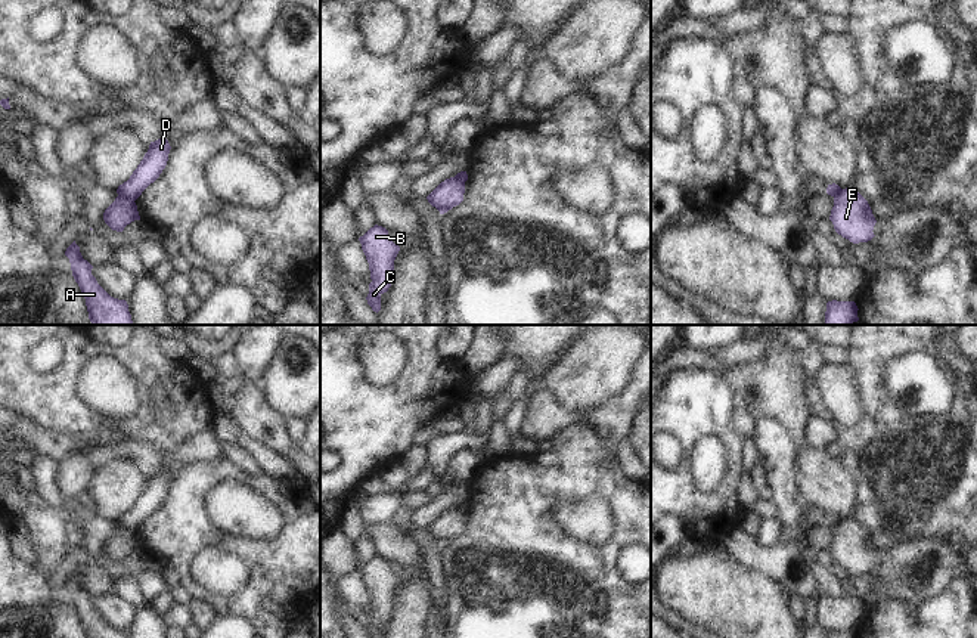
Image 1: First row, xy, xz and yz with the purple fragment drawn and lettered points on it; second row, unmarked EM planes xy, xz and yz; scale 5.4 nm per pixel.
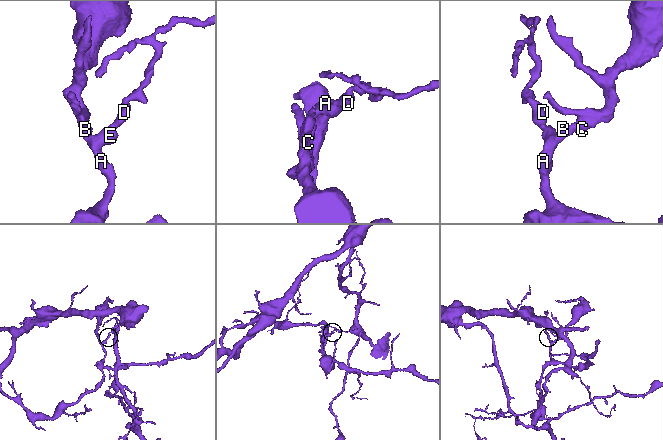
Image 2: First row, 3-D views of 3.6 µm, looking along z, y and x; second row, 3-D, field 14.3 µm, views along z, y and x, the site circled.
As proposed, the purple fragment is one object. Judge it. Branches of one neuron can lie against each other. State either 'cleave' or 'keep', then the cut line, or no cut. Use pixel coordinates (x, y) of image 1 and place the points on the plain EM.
cleave; cut xy (118, 525), (133, 532)

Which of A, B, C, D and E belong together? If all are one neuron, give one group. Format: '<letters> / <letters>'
A B C E / D

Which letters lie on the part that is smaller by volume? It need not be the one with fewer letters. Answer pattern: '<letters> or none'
D.

